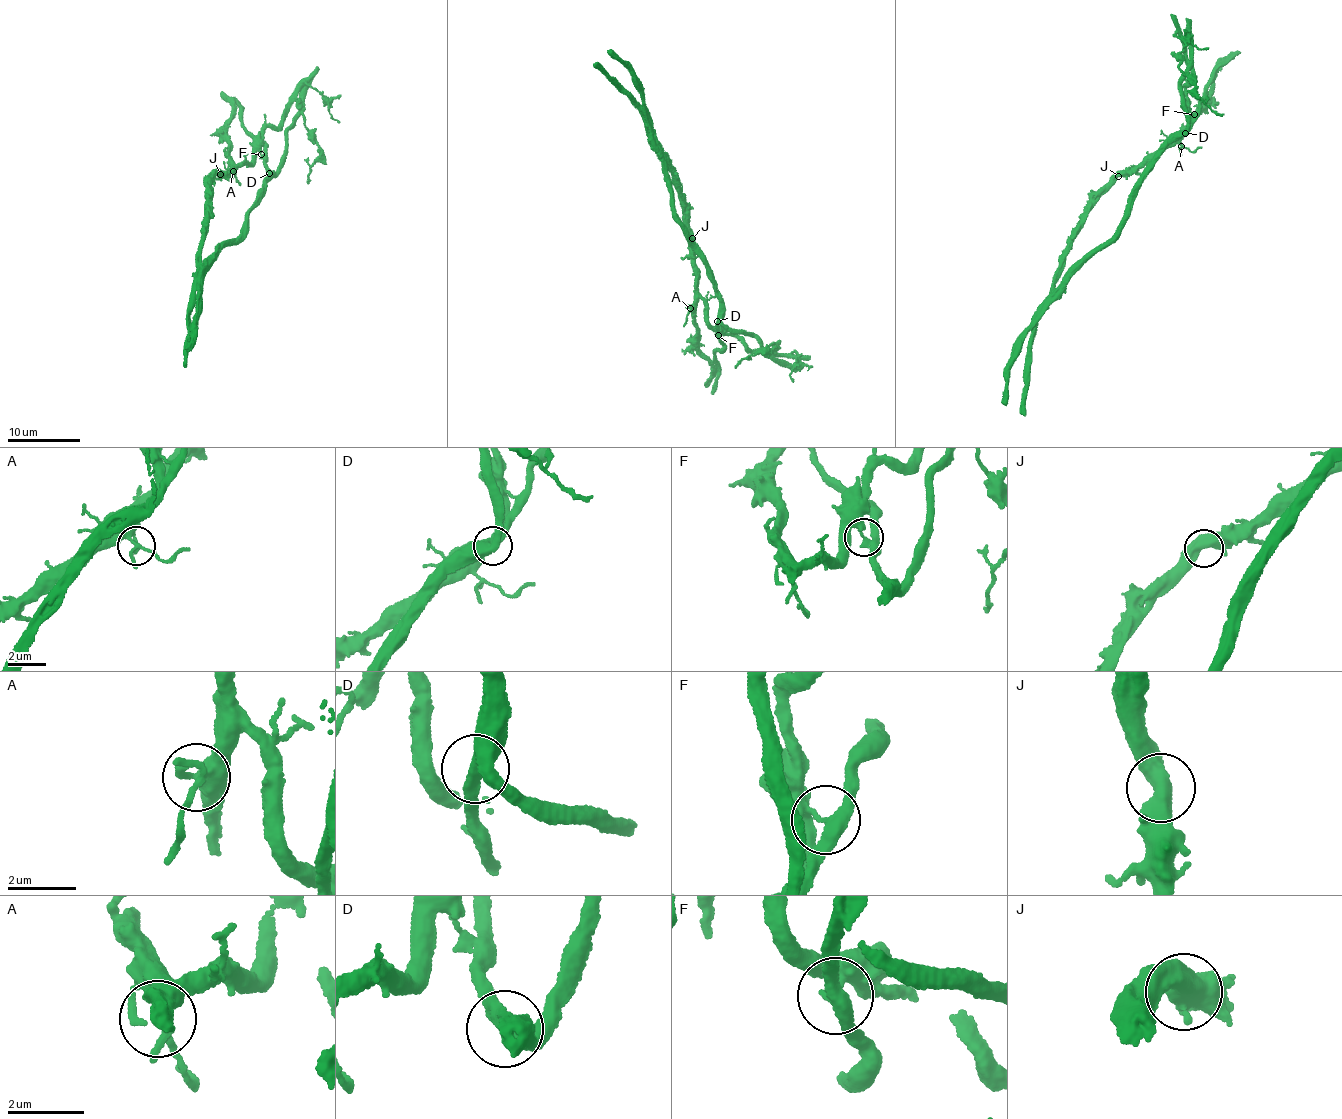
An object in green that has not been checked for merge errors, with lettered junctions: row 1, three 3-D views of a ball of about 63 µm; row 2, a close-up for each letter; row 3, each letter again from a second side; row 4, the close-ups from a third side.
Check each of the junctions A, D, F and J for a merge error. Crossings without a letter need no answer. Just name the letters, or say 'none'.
F

